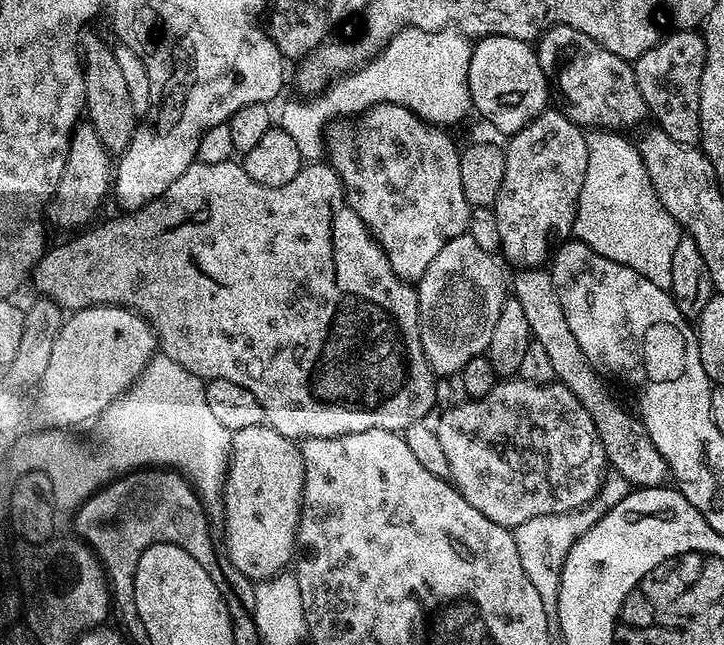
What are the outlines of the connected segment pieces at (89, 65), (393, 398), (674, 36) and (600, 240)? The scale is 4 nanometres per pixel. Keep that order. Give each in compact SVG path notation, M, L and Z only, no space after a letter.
M92 44L83 51L82 58L87 119L109 152L122 153L130 146L138 127L138 117L130 102L130 86L126 86L118 58L111 47L108 49L104 44Z
M235 159L217 164L197 162L188 167L186 174L182 174L182 178L178 178L178 182L170 186L170 190L163 192L144 208L105 219L105 224L97 223L76 234L81 236L76 236L57 248L51 247L36 265L36 271L32 273L30 280L31 283L36 283L41 297L55 302L64 310L116 304L120 308L130 308L133 312L139 313L155 329L163 355L178 362L178 366L190 370L190 374L200 377L205 382L226 378L226 382L238 382L238 386L246 386L246 390L250 390L250 394L254 394L254 398L262 402L266 422L286 438L303 442L310 438L338 438L375 428L403 433L411 424L421 423L425 419L424 415L436 404L438 380L422 348L420 299L416 288L411 283L401 280L398 274L394 274L386 254L381 248L374 246L370 248L376 262L358 262L356 270L338 270L336 276L334 254L330 252L334 234L330 204L336 200L336 196L341 196L345 191L338 174L327 162L305 163L299 174L290 182L286 182L286 186L273 188L262 186L262 182L254 182L254 178L246 174L243 163Z
M672 30L669 33L634 62L638 90L642 90L642 98L655 127L670 134L674 142L699 145L700 91L708 51L699 31Z
M616 130L587 133L586 178L578 198L572 236L590 246L590 250L602 254L602 258L638 270L638 274L650 278L654 286L671 289L674 249L682 229L662 206L635 143L624 136L627 135Z

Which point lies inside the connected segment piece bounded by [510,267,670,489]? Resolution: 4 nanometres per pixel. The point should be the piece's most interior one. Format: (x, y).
(630, 453)

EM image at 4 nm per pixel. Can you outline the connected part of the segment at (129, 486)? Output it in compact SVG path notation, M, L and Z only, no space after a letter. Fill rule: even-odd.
M149 466L143 470L130 472L113 480L111 484L101 488L96 495L79 505L75 509L76 528L81 533L77 533L83 537L88 547L103 561L111 583L117 589L119 589L118 587L131 589L137 580L139 562L143 558L144 551L147 550L147 546L142 544L142 542L150 542L150 538L152 538L152 544L154 544L154 538L156 536L160 538L160 524L156 524L156 522L160 522L160 514L170 518L168 528L166 528L168 532L162 536L162 538L168 538L168 544L182 546L185 552L189 552L191 556L198 550L208 550L208 546L206 546L206 526L204 524L210 519L210 513L204 509L204 504L199 499L203 500L198 495L195 487L179 471L169 470L163 466ZM142 508L156 508L156 510L160 508L162 512L154 520L154 518L146 518L146 516L150 516L150 512L146 514L146 510L142 512ZM128 536L130 538L134 536L136 540L128 542Z

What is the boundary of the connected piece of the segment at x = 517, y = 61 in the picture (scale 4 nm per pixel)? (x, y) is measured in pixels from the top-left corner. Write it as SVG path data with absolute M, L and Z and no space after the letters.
M481 36L472 45L470 70L468 71L468 89L472 95L472 108L480 111L500 132L511 134L521 132L535 116L549 107L550 78L542 70L536 57L535 47L529 41L505 36Z

